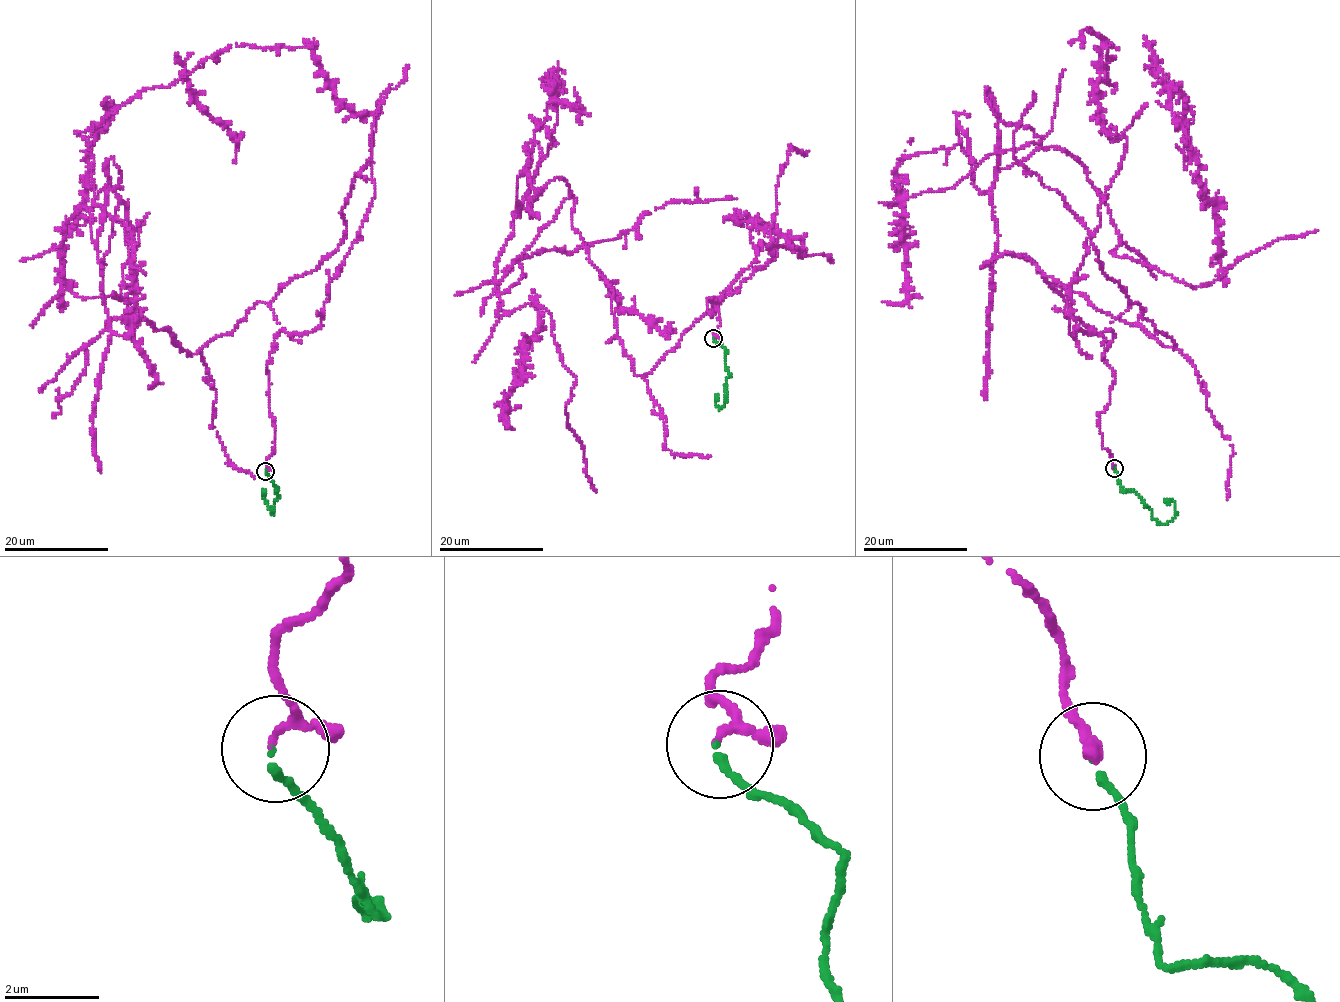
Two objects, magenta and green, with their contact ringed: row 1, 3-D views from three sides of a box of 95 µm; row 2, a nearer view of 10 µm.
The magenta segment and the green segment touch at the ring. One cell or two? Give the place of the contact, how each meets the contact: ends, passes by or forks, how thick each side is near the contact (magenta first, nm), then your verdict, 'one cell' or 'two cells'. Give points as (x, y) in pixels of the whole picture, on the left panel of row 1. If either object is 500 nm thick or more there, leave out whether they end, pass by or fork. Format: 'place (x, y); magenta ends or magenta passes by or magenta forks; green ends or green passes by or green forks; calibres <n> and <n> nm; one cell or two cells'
place (265, 471); magenta passes by; green ends; calibres 110 and 140 nm; one cell

